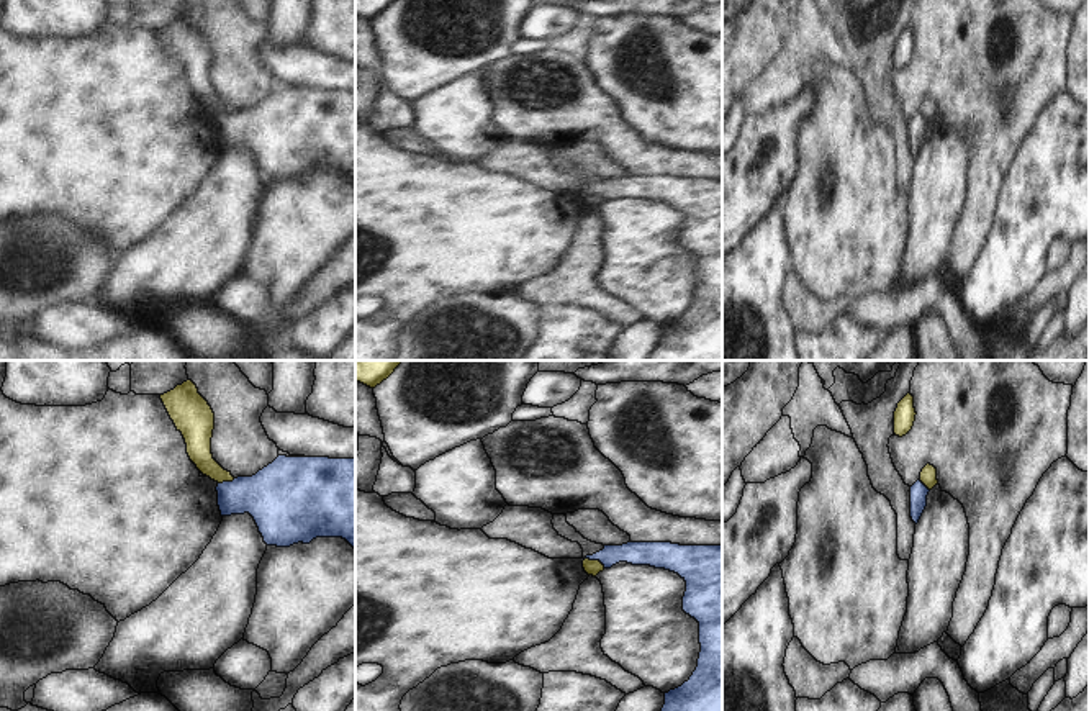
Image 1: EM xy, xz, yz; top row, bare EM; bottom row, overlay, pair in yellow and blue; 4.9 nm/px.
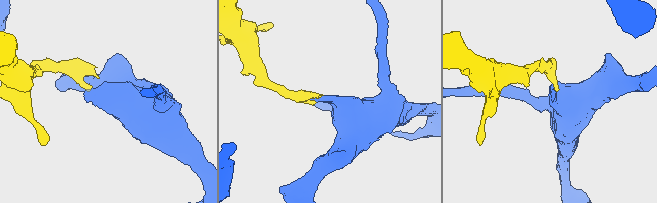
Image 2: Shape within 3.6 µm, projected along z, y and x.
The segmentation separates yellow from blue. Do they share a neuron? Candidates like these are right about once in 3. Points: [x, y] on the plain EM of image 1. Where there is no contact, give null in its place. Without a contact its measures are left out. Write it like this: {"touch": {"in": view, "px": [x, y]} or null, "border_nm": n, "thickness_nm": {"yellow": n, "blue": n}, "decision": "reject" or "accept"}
{"touch": {"in": "xz", "px": [595, 194]}, "border_nm": 120, "thickness_nm": {"yellow": 80, "blue": 110}, "decision": "reject"}

